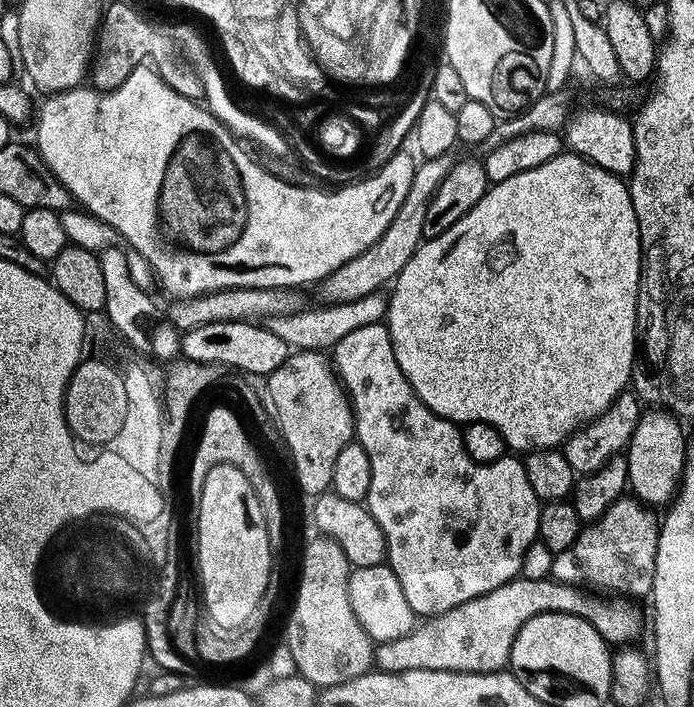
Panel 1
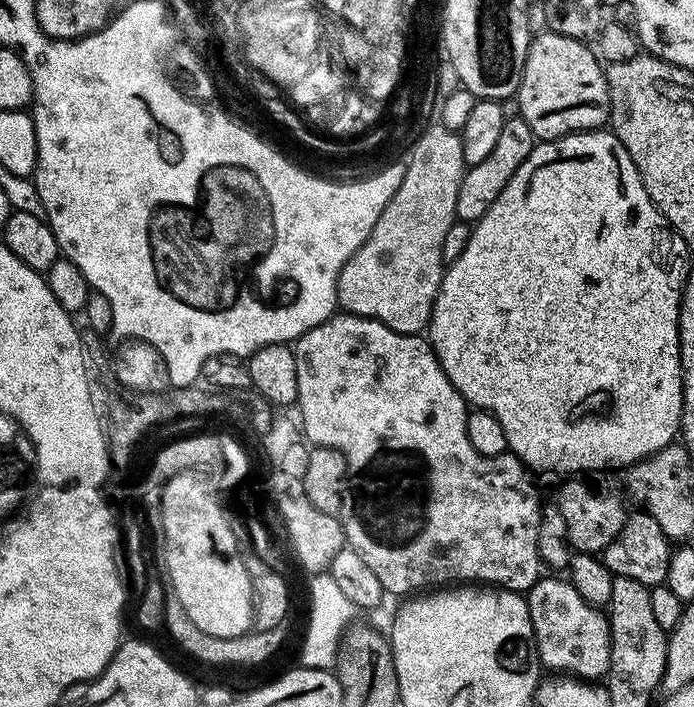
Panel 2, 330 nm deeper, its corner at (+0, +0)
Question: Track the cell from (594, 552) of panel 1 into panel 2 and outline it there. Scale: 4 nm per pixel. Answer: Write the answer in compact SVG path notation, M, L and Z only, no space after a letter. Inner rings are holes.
M548 574L537 580L533 588L526 593L528 609L530 610L530 622L532 623L532 637L536 639L536 655L540 657L541 665L545 669L553 668L556 674L567 674L589 682L599 681L607 677L610 666L610 650L612 649L612 630L610 620L604 616L599 607L584 603L582 594L574 590L571 580L561 578L559 575Z

